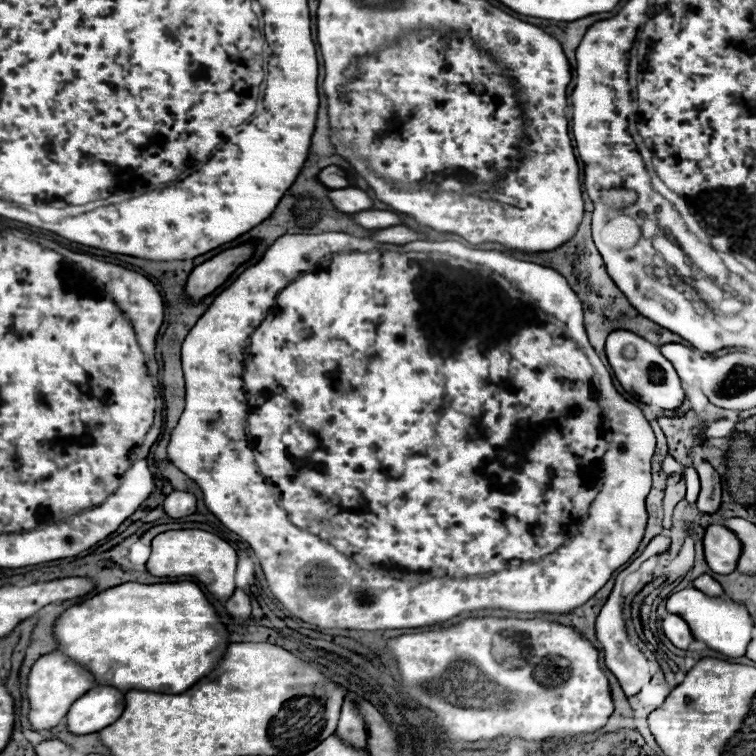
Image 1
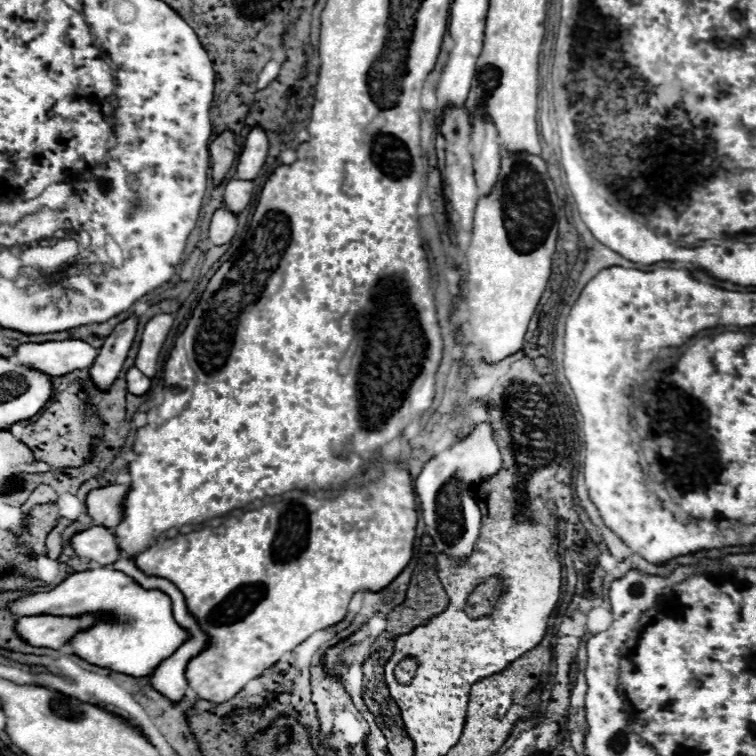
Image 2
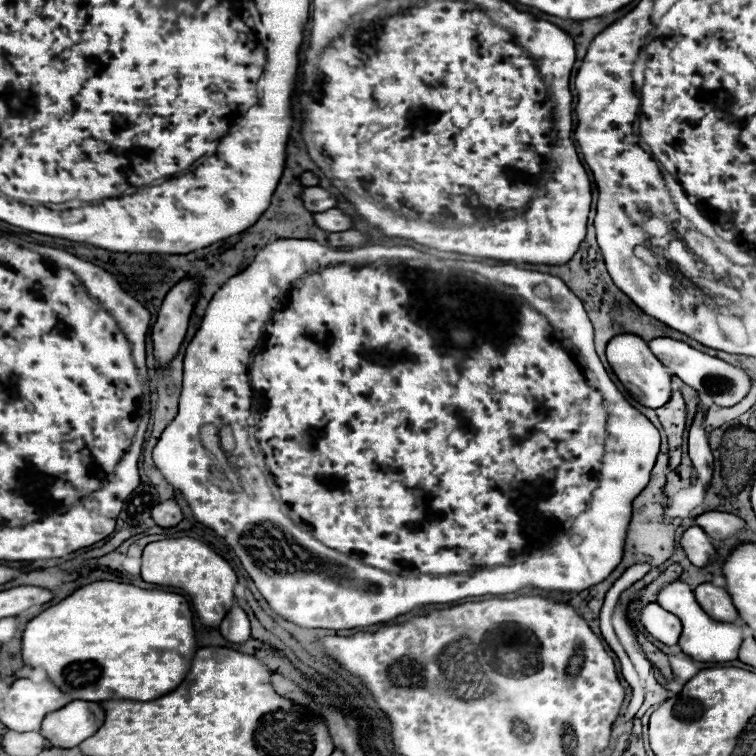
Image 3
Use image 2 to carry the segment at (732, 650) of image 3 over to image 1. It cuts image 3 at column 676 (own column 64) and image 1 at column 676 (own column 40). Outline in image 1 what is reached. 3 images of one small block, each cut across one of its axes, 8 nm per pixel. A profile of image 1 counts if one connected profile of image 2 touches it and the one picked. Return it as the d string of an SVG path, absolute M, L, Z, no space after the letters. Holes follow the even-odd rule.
M684 588L668 596L666 610L682 616L688 622L694 640L704 642L710 650L722 652L730 658L744 656L746 646L752 640L752 622L748 610L740 602L734 602L730 598L710 598L696 588Z

